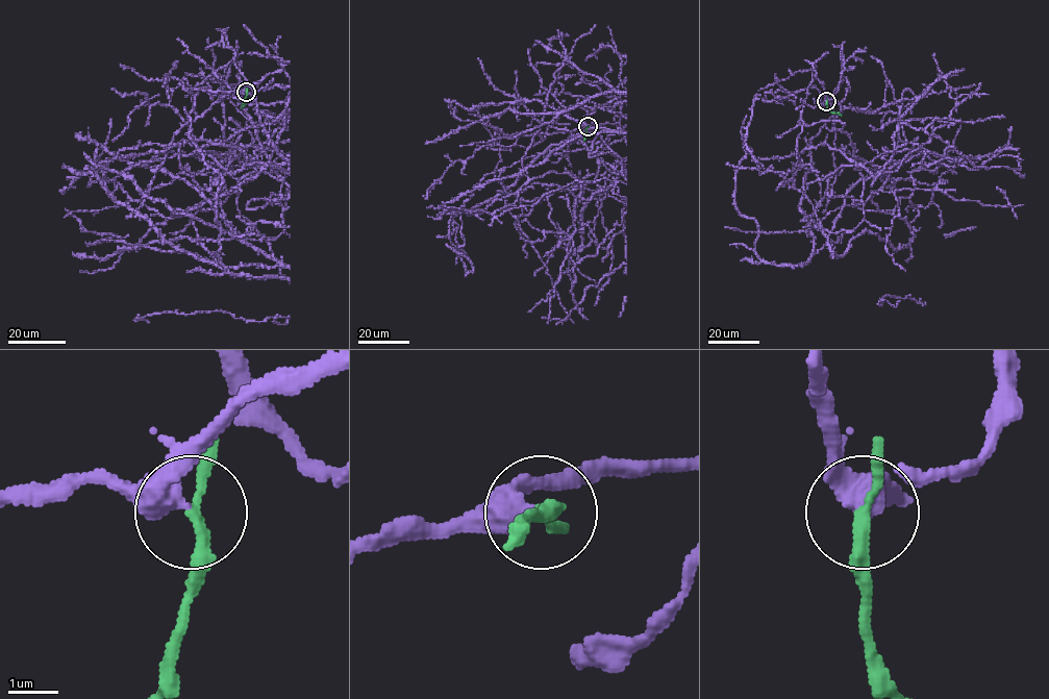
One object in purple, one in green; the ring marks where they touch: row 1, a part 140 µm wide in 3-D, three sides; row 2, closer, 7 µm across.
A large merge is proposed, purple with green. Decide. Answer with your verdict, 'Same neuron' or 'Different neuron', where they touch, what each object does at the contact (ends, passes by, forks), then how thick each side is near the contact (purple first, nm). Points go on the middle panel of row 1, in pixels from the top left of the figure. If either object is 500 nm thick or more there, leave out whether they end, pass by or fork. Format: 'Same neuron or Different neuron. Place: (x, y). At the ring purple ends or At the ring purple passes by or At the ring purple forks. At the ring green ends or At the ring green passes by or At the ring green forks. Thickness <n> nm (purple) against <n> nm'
Different neuron. Place: (588, 126). At the ring purple passes by. At the ring green passes by. Thickness 400 nm (purple) against 200 nm

